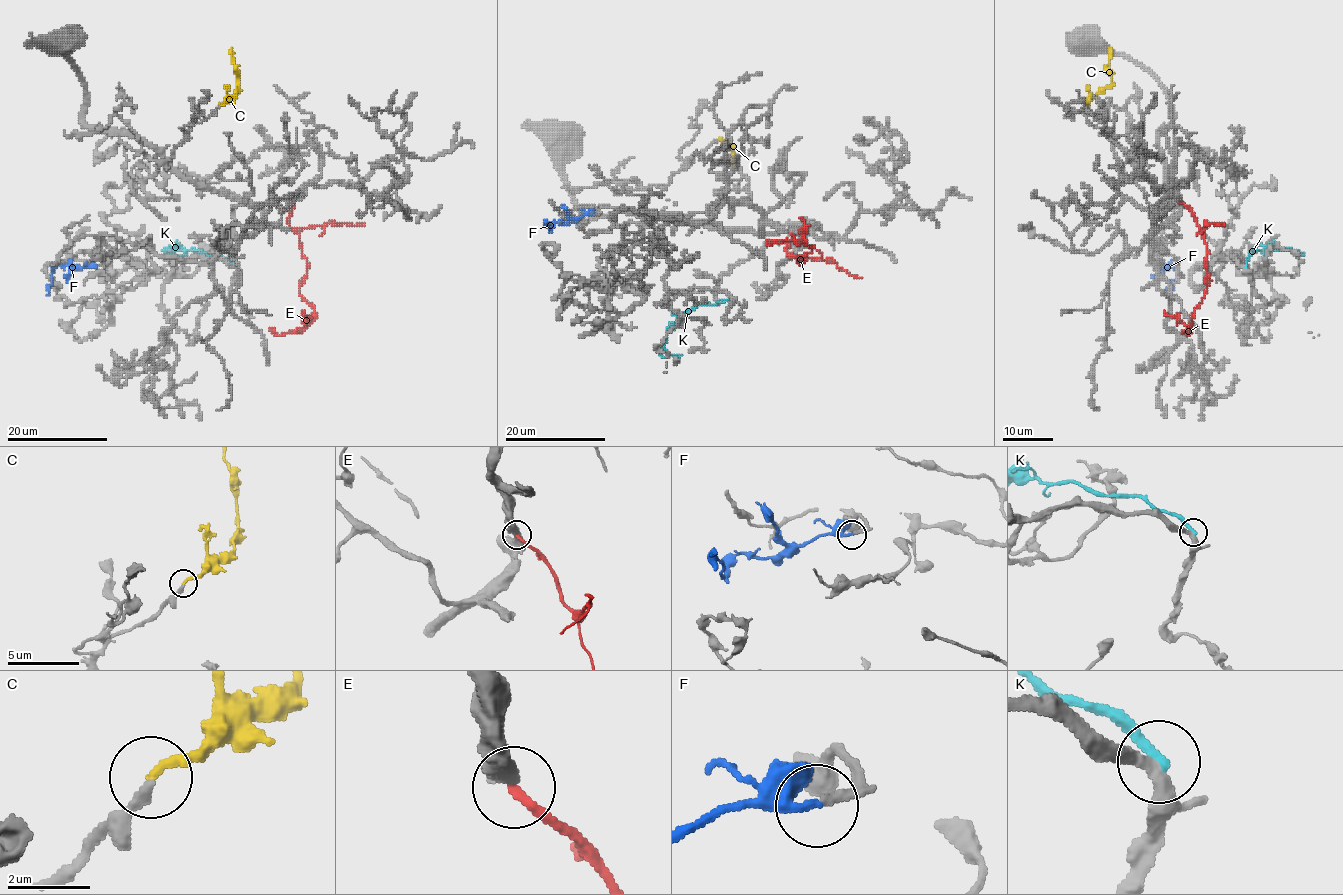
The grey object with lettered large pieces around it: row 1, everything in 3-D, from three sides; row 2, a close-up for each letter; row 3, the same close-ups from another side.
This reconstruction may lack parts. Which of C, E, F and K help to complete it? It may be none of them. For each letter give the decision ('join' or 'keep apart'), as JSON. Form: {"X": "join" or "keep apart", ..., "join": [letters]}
{"C": "join", "E": "keep apart", "F": "join", "K": "keep apart", "join": ["C", "F"]}

